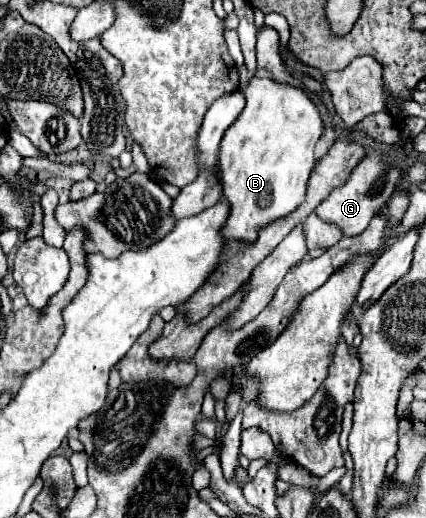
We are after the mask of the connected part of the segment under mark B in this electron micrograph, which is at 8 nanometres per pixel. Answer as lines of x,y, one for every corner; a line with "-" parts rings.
245,64
237,70
246,108
226,130
218,152
222,196
230,204
222,238
250,244
258,238
262,226
284,218
304,202
308,178
314,168
314,146
322,136
322,118
302,88
250,77

